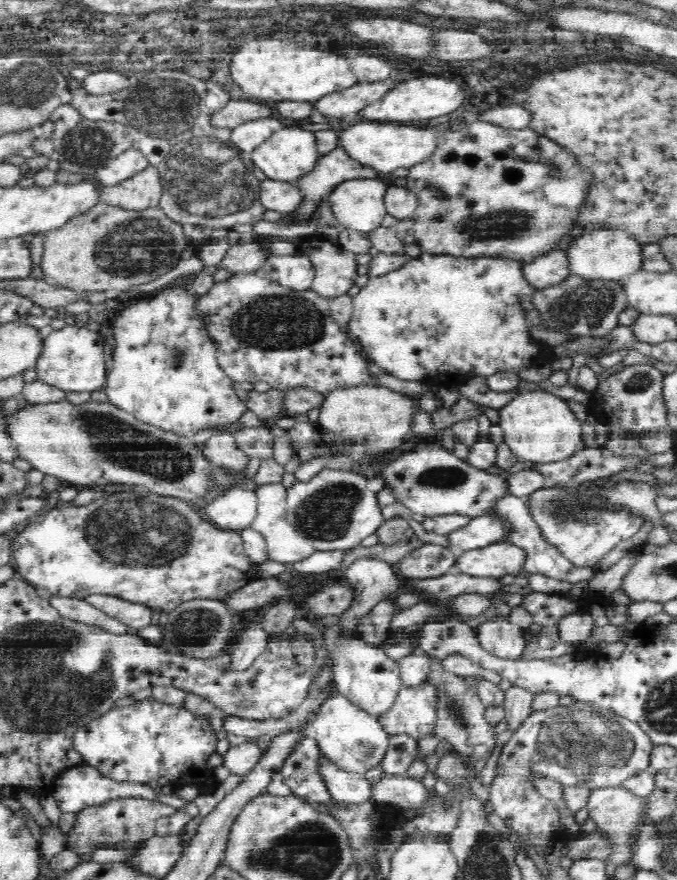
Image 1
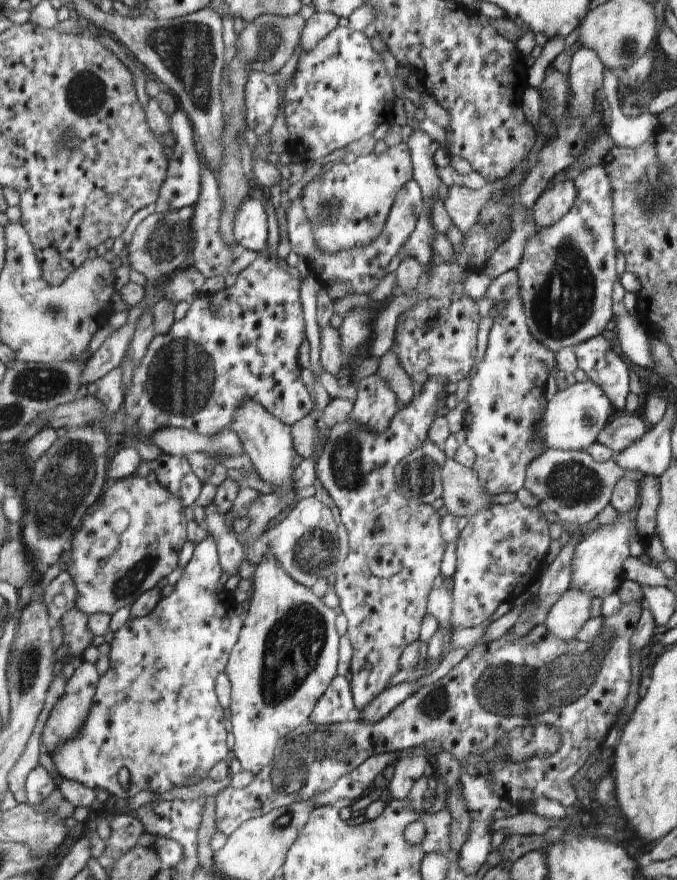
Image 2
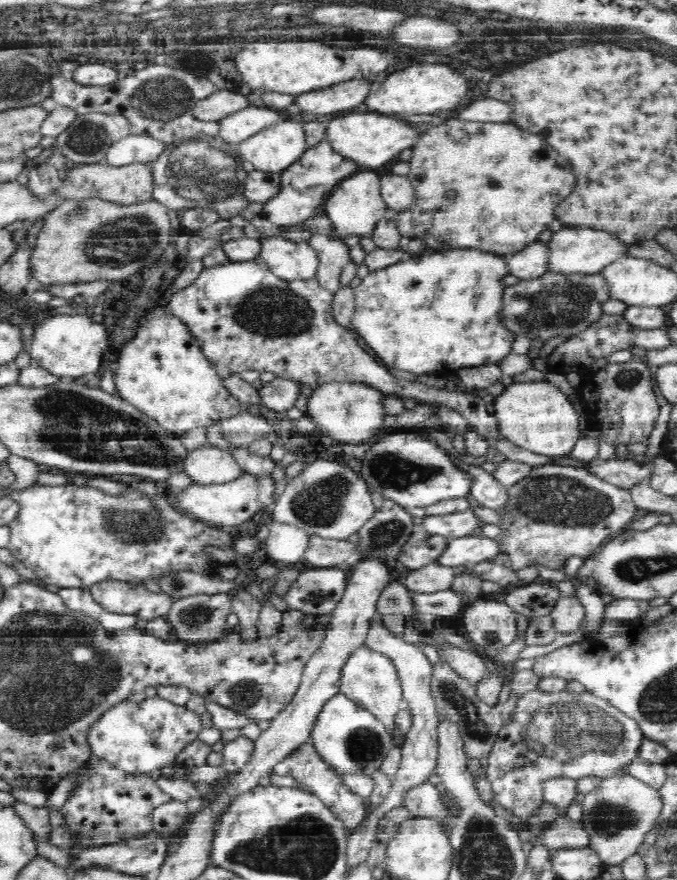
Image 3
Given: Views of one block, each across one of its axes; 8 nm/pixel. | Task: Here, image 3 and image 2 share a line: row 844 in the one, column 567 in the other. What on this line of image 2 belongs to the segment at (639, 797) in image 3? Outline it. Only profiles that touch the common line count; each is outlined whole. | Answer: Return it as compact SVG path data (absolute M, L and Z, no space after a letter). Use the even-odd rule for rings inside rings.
M578 589L564 591L548 611L545 626L560 640L576 641L579 628L591 616L592 596Z

